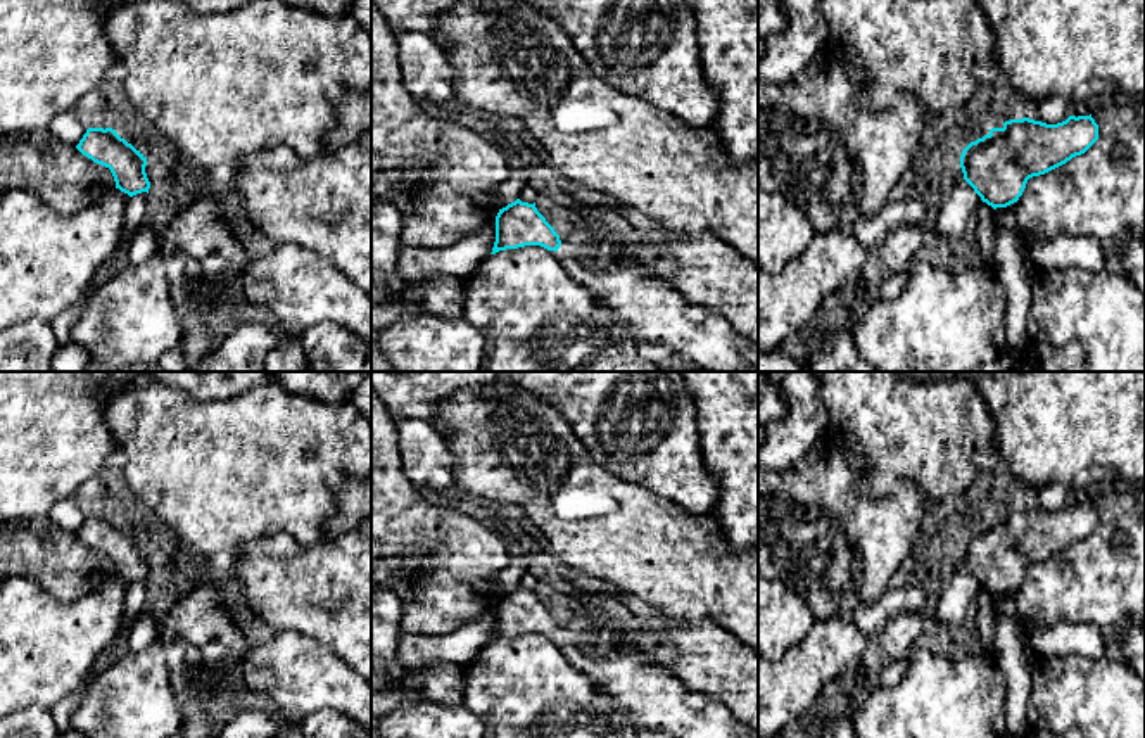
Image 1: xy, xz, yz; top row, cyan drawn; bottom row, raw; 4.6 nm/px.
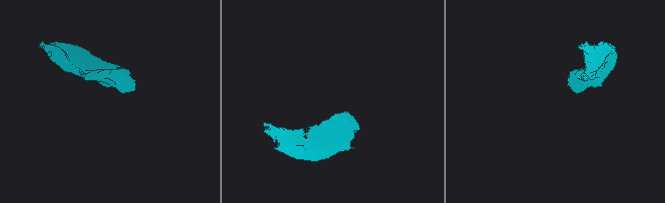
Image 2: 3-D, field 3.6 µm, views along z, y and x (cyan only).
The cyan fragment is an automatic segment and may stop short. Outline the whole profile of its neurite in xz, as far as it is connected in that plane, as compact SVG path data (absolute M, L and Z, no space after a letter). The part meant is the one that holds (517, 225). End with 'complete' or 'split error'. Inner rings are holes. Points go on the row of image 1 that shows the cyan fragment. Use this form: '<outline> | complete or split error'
M516 199L499 209L496 216L496 242L490 254L525 245L541 245L547 251L558 251L560 235L537 211L535 202L522 202Z | complete

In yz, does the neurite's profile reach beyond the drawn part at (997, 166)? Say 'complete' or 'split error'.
complete

